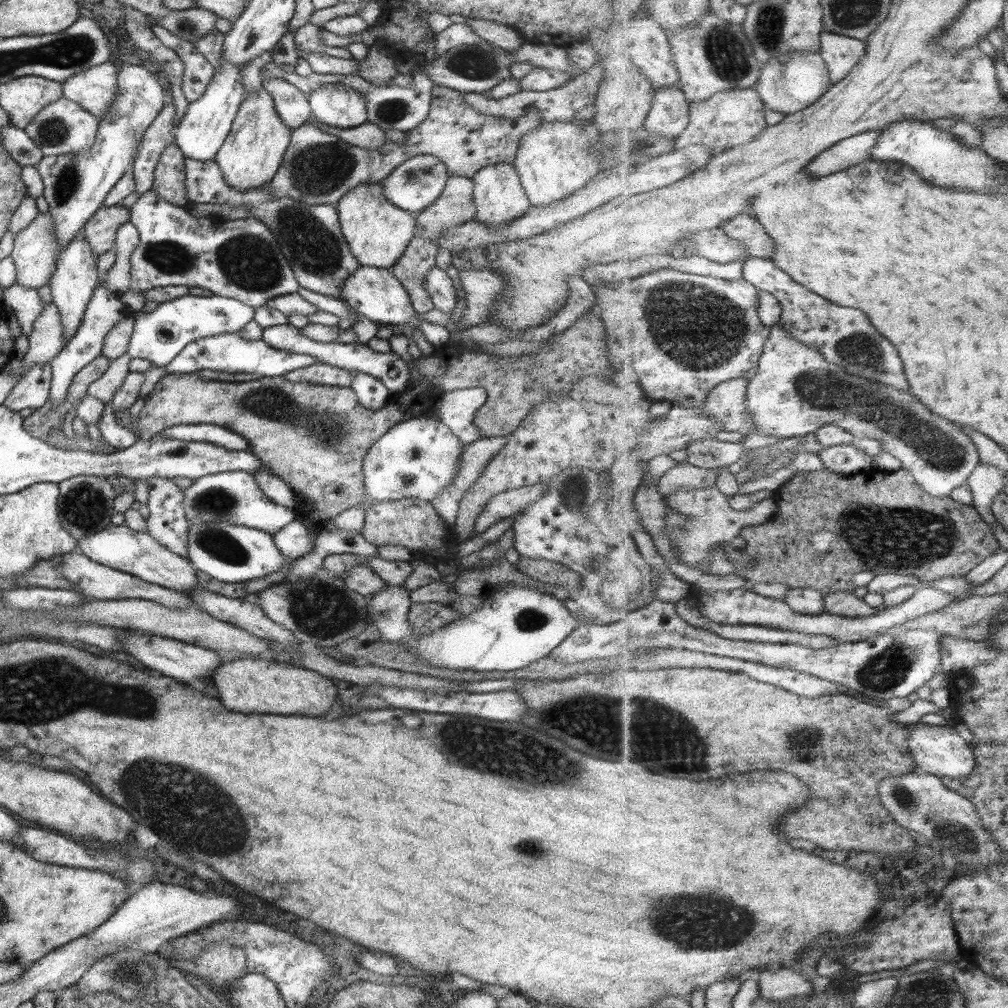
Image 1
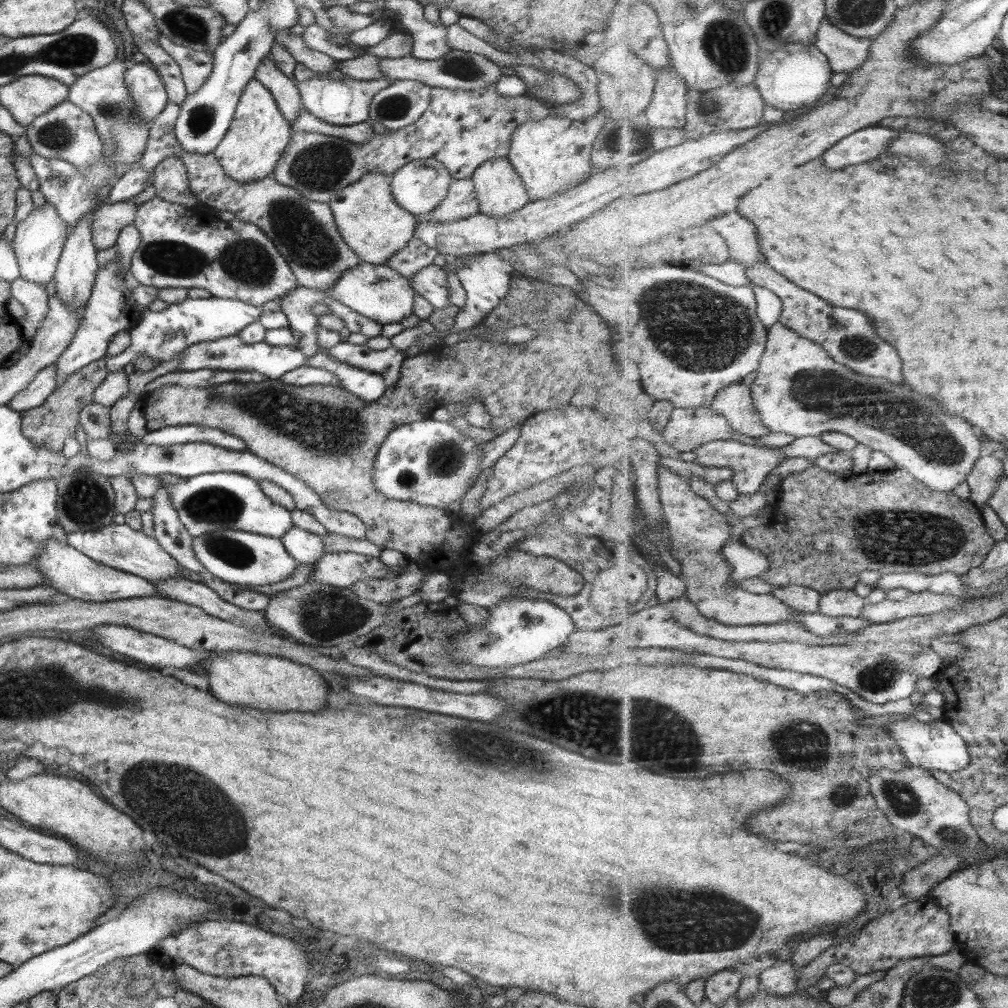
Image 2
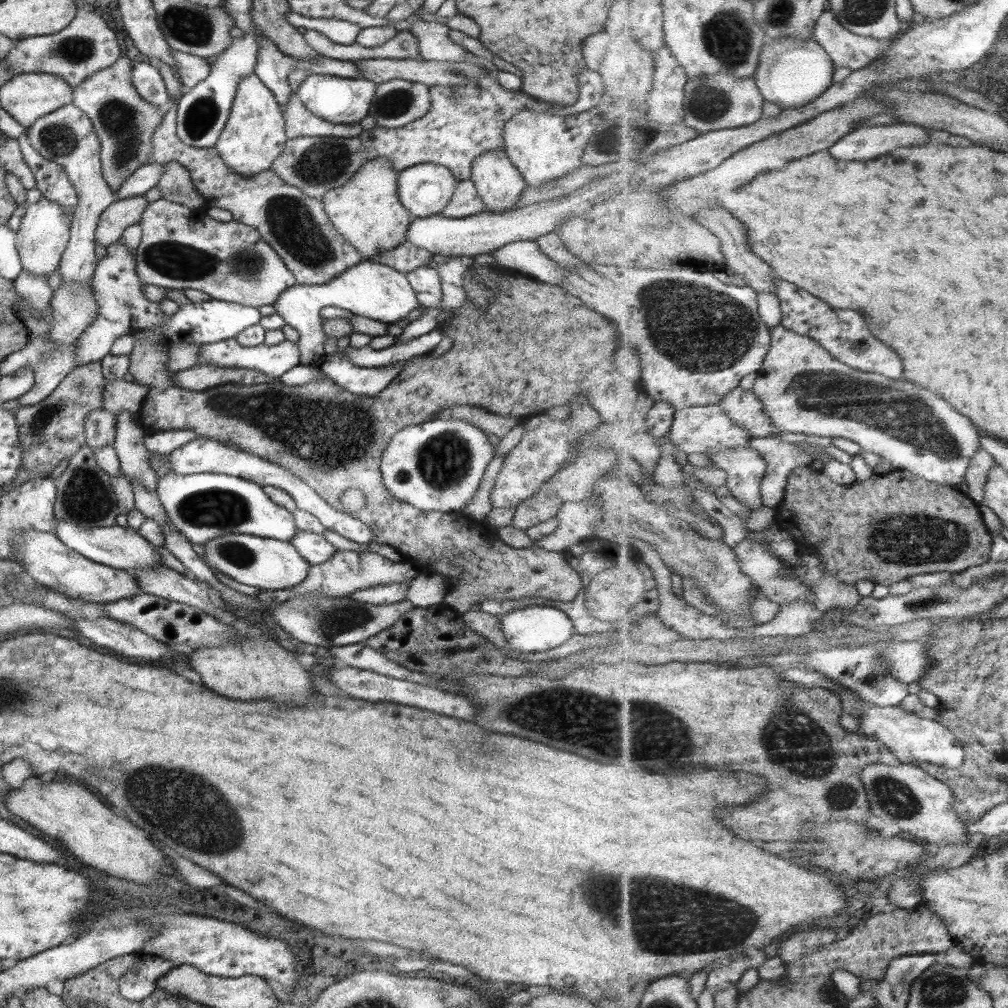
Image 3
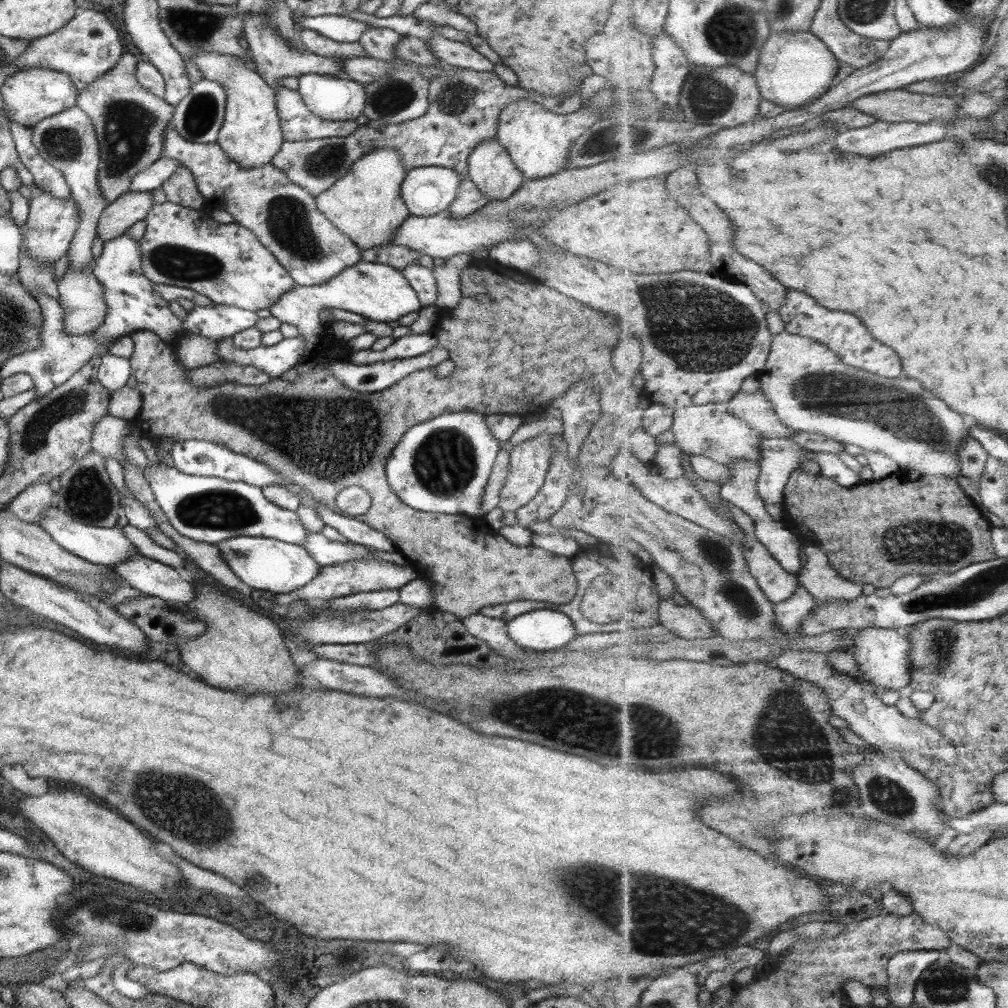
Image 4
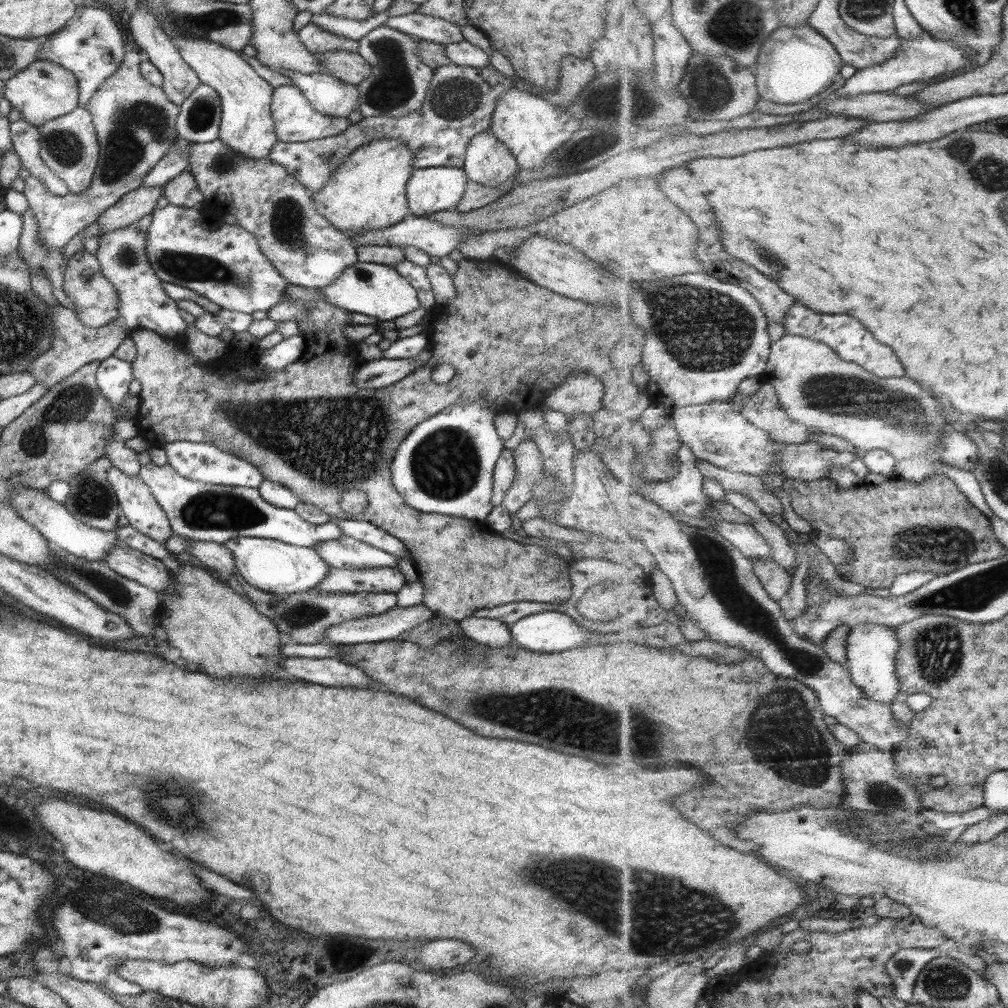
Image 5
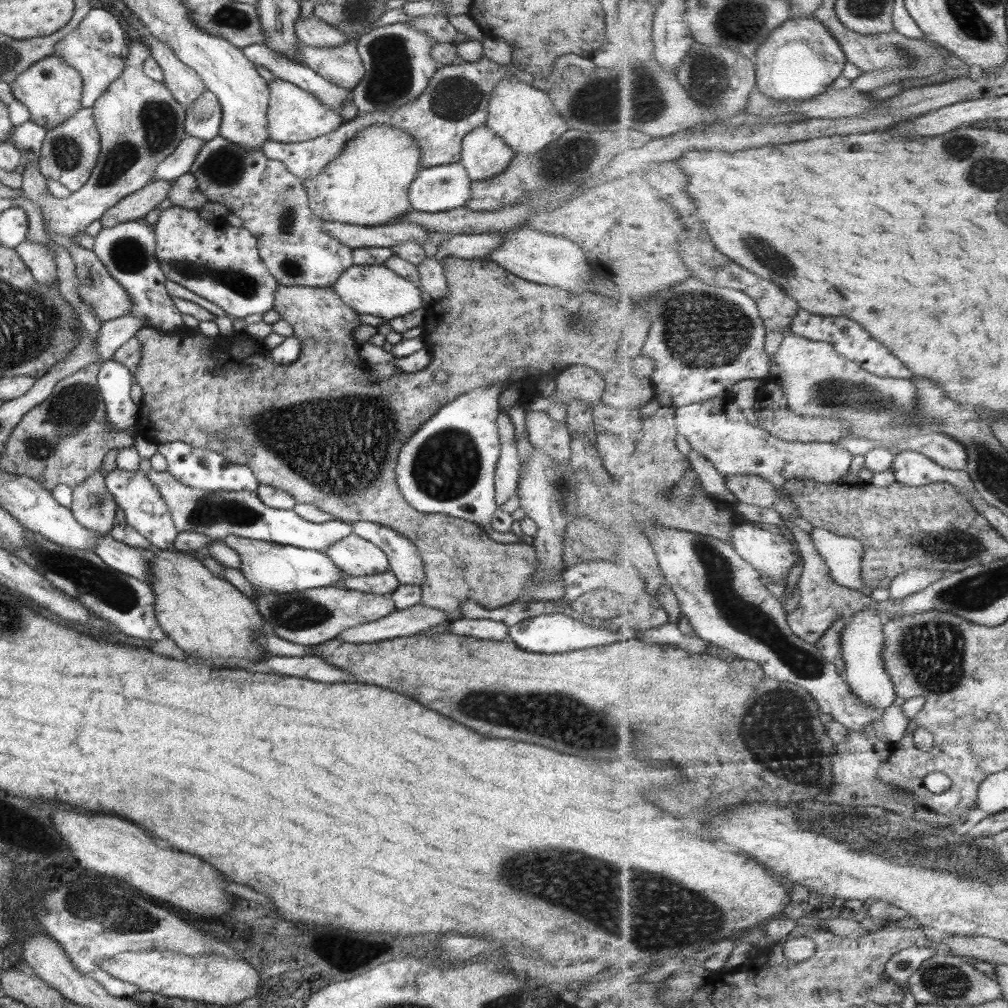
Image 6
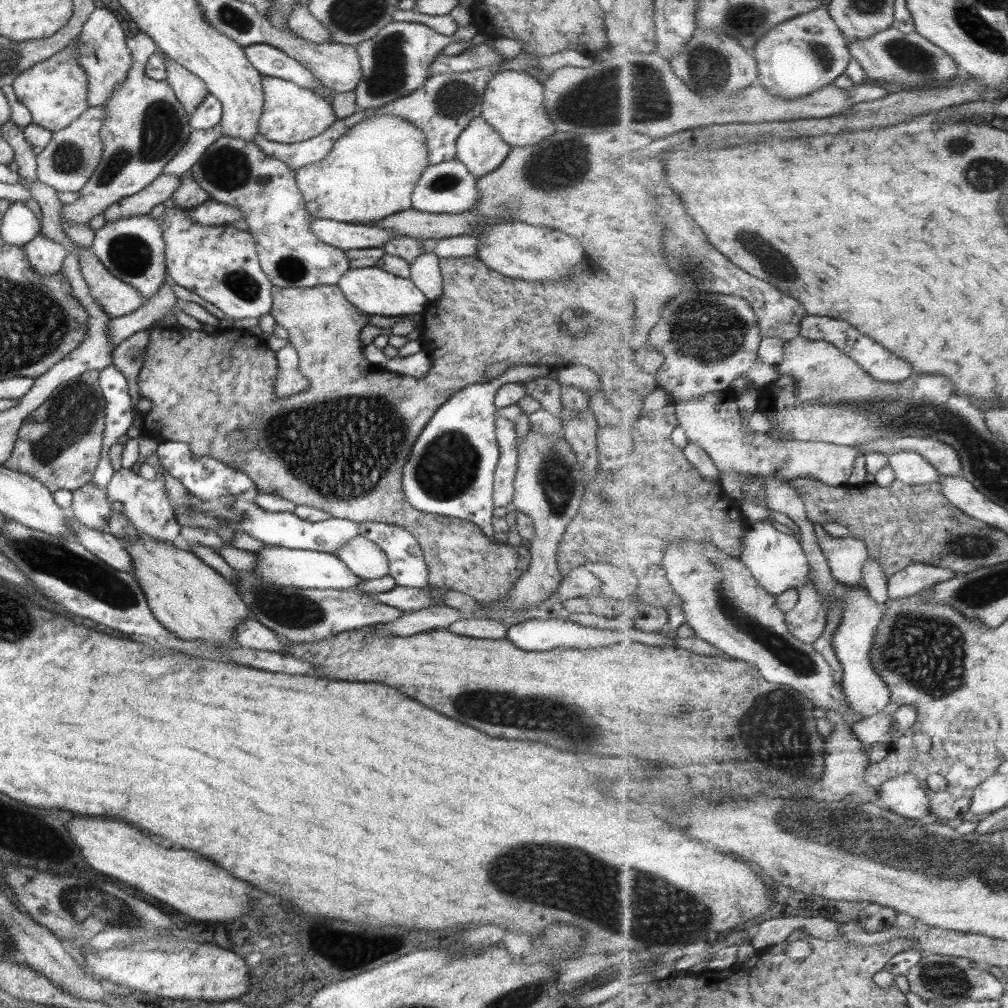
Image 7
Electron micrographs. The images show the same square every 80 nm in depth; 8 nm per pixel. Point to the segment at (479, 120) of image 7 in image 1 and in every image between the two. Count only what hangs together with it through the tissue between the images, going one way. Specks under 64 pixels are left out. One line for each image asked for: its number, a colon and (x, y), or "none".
1: (498, 197)
2: (499, 190)
3: (498, 183)
4: (489, 167)
5: (487, 161)
6: (483, 154)

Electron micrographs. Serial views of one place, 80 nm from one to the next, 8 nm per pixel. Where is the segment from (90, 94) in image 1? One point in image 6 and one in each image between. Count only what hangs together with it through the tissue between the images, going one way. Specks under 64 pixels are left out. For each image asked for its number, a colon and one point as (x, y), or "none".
2: (100, 93)
3: (123, 121)
4: (129, 122)
5: (134, 121)
6: (140, 124)

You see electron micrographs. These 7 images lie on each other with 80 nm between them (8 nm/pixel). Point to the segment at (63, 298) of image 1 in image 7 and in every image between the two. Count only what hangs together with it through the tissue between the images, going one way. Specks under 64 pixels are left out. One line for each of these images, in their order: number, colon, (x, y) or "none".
2: (74, 276)
3: (65, 136)
4: (66, 140)
5: (69, 148)
6: (69, 151)
7: (68, 160)

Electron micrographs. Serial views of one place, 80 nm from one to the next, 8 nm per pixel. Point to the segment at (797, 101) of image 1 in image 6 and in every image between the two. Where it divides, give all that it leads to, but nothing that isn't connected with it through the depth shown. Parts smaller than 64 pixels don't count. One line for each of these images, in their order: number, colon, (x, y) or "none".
2: (795, 75)
3: (792, 72)
4: (794, 67)
5: (796, 63)
6: (801, 59)

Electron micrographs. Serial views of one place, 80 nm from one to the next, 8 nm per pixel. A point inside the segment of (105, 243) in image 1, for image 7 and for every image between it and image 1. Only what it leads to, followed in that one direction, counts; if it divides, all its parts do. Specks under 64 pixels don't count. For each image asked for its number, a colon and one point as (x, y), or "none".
2: (108, 219)
3: (123, 212)
4: (116, 218)
5: (136, 203)
6: (136, 205)
7: (159, 189)

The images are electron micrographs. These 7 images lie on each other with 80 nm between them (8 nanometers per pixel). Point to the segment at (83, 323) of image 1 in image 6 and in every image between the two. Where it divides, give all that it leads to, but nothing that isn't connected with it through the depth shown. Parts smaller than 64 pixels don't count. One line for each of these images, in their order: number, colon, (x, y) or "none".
2: (110, 308)
3: (121, 309)
4: (131, 305)
5: (121, 253)
6: (127, 250)

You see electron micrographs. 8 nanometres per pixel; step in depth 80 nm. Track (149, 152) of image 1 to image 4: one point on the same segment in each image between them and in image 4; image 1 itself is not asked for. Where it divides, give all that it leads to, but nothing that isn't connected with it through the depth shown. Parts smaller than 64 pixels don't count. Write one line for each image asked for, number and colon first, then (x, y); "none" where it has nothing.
2: (303, 231)
3: (294, 225)
4: (283, 217)

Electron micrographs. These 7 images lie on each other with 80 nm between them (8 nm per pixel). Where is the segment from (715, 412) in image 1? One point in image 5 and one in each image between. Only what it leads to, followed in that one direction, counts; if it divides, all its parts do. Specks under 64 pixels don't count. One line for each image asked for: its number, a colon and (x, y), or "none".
2: (735, 403)
3: (743, 406)
4: (756, 409)
5: (763, 409)

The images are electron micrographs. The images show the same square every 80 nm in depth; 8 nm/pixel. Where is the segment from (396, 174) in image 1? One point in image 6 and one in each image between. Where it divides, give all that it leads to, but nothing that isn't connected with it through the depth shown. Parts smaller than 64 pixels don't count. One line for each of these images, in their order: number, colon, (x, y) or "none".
2: (419, 186)
3: (424, 189)
4: (426, 191)
5: (428, 190)
6: (441, 188)

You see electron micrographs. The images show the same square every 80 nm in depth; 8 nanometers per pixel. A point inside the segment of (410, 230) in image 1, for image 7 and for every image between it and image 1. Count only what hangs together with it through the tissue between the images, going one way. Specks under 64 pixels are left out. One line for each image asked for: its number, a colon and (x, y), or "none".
2: (374, 226)
3: (365, 209)
4: (365, 204)
5: (367, 191)
6: (367, 184)
7: (370, 171)

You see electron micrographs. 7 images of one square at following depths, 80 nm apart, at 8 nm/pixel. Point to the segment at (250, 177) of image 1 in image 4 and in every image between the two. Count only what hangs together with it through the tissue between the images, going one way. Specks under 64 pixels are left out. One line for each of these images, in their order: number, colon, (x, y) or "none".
2: (257, 134)
3: (253, 135)
4: (250, 135)

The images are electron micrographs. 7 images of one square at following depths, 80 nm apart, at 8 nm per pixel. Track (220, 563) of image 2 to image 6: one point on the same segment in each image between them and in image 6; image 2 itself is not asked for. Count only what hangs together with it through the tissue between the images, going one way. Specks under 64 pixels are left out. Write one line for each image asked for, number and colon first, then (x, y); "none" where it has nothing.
3: (265, 563)
4: (264, 564)
5: (280, 569)
6: (267, 566)

